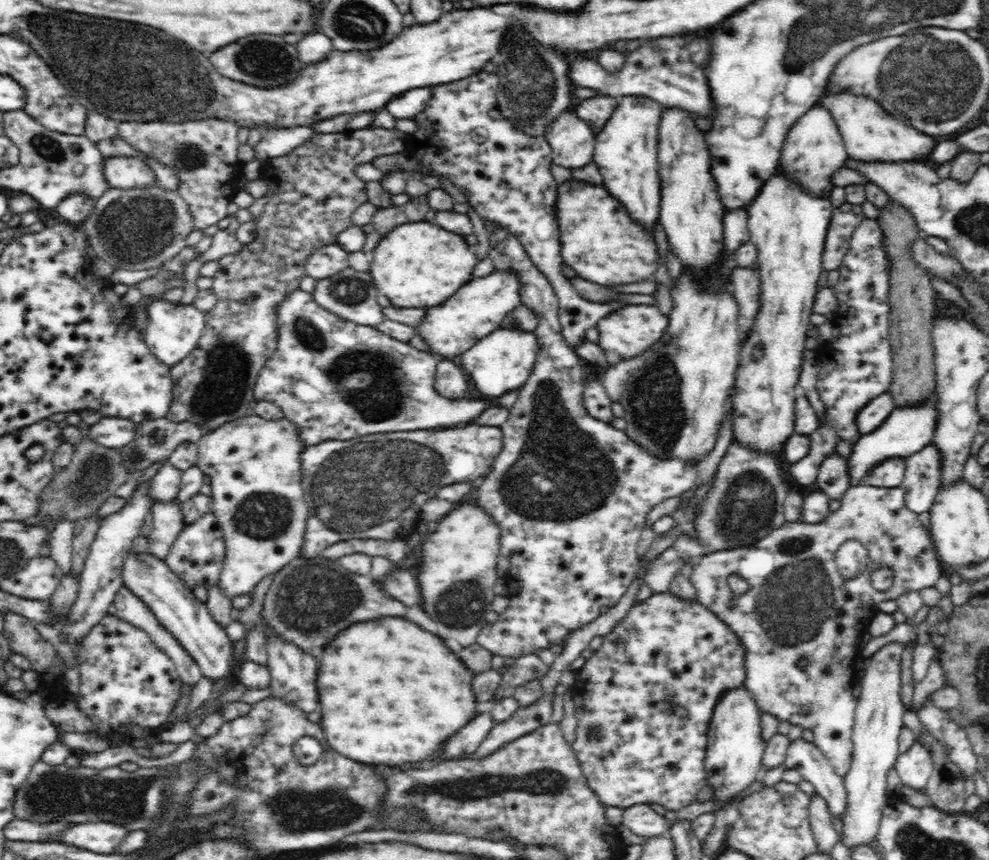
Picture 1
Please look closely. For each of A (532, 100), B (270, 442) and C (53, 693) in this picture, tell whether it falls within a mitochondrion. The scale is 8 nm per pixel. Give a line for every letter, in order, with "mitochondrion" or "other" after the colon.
A: mitochondrion
B: other
C: other

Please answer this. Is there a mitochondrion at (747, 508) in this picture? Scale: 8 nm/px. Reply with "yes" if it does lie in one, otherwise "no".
yes

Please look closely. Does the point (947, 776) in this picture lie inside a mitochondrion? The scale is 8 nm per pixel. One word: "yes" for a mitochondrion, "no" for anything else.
yes

